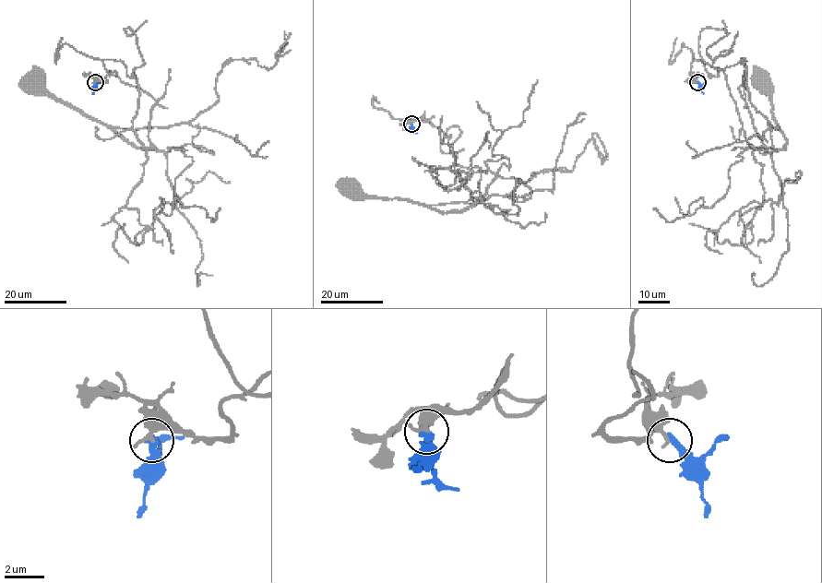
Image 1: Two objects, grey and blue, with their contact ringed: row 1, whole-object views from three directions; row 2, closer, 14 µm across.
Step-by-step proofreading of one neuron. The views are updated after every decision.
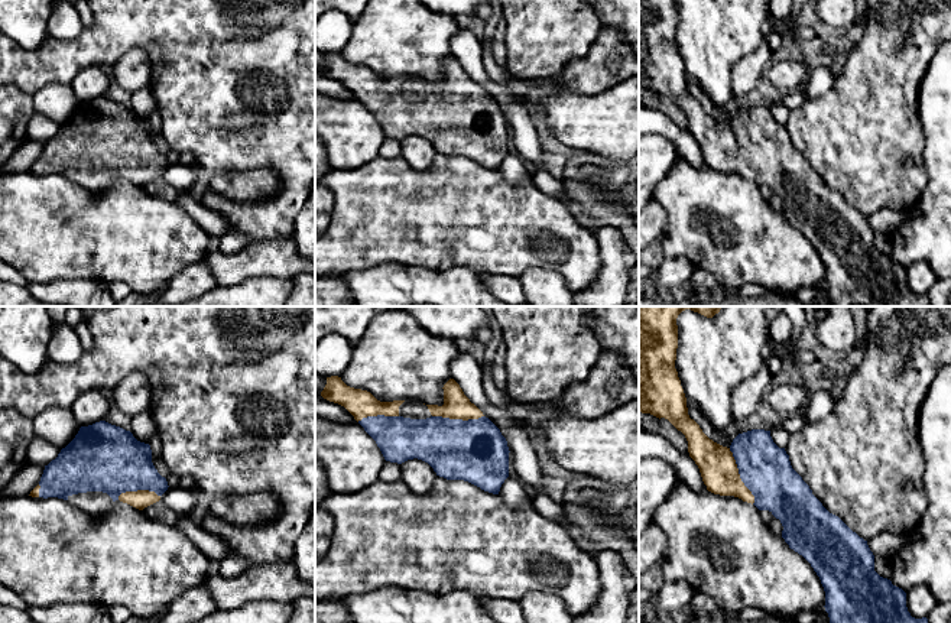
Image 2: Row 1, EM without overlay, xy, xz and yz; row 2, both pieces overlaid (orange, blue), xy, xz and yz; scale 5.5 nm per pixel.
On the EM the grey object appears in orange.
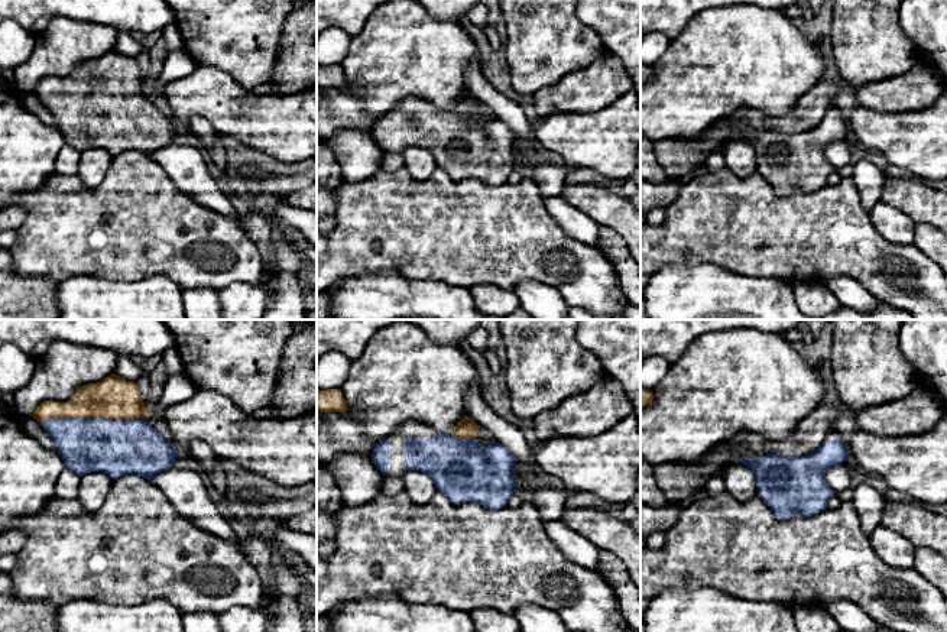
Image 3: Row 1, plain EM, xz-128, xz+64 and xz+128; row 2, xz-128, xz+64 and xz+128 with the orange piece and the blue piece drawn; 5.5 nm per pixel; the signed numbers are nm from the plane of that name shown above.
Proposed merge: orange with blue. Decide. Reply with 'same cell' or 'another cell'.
same cell

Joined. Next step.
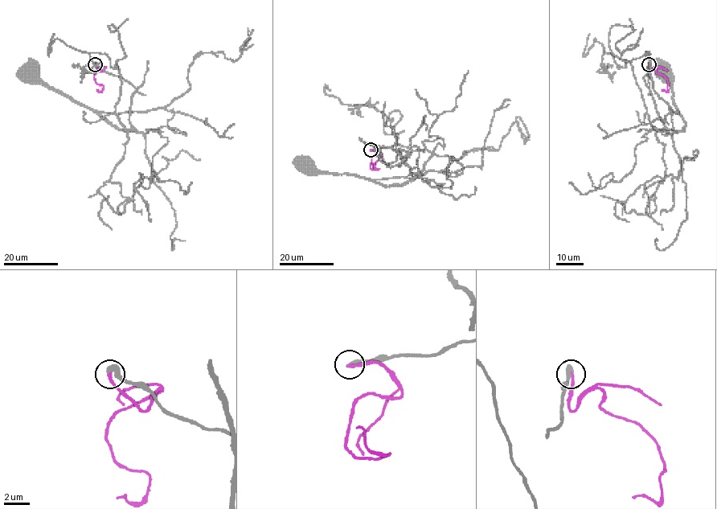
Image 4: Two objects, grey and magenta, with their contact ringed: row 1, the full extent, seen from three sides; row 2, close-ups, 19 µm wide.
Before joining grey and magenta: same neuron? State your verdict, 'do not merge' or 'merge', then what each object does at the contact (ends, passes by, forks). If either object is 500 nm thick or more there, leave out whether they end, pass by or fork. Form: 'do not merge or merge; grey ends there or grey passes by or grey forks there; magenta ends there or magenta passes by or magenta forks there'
merge; grey ends there; magenta ends there

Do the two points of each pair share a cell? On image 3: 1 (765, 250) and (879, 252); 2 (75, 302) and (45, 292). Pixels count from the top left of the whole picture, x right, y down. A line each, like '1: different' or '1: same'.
1: same
2: different

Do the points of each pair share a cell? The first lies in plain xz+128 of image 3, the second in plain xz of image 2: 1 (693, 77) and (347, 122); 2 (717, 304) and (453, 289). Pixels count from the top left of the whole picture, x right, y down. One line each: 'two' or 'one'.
1: two
2: one

